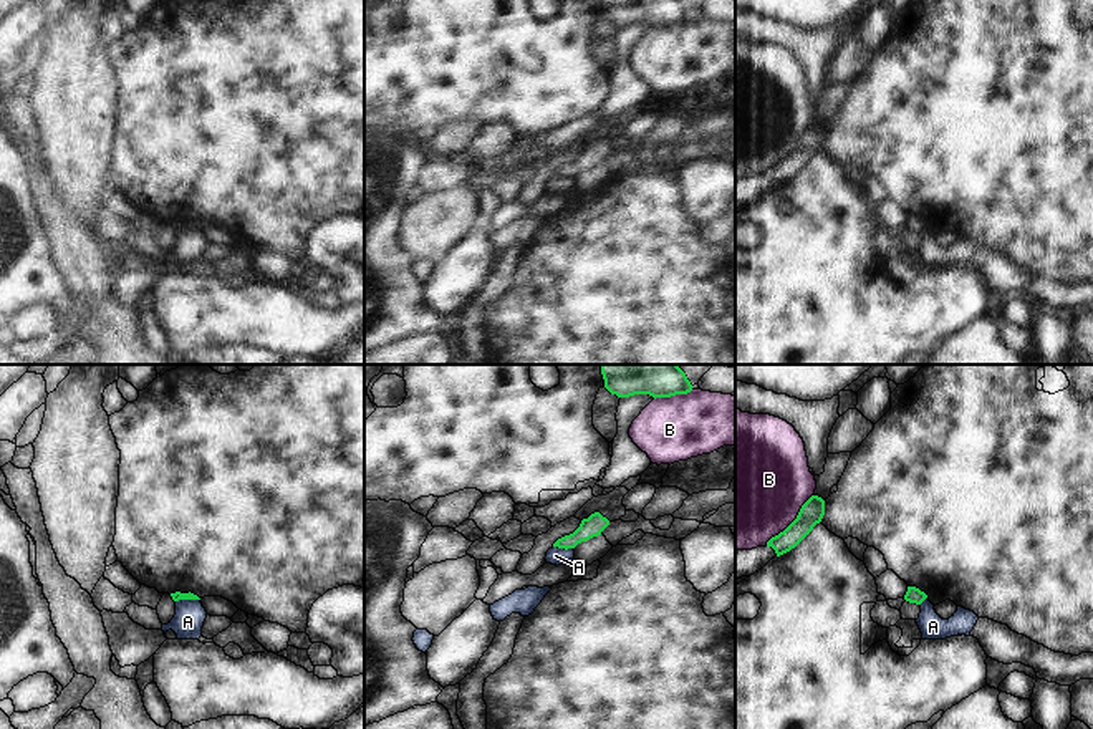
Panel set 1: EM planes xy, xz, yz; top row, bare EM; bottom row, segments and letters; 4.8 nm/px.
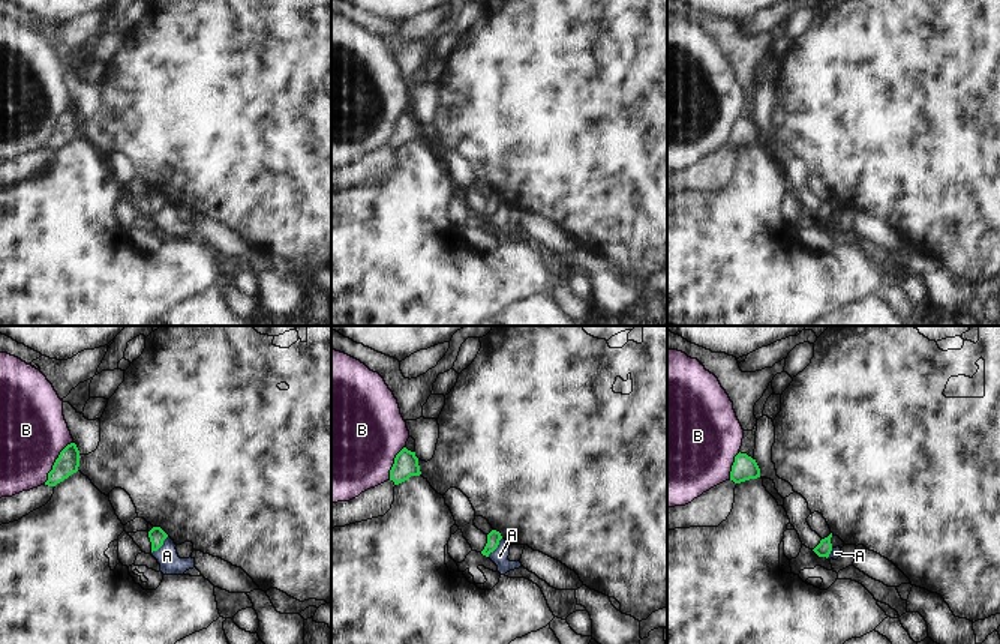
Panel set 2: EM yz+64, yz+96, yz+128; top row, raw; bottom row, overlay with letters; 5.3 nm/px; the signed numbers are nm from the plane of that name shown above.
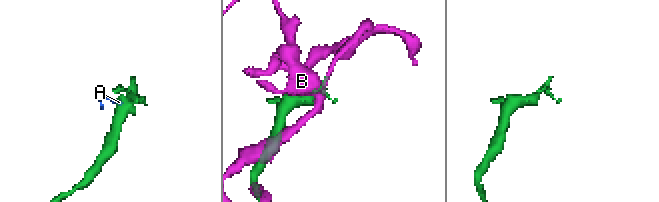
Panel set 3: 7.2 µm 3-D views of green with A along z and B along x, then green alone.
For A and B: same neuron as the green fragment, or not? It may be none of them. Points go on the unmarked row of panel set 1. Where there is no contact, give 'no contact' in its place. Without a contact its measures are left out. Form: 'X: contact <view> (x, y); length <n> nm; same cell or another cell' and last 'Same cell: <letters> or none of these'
A: contact xy (187, 227); length 120 nm; another cell
B: contact yz (794, 149); length 340 nm; another cell
Same cell: none of these

